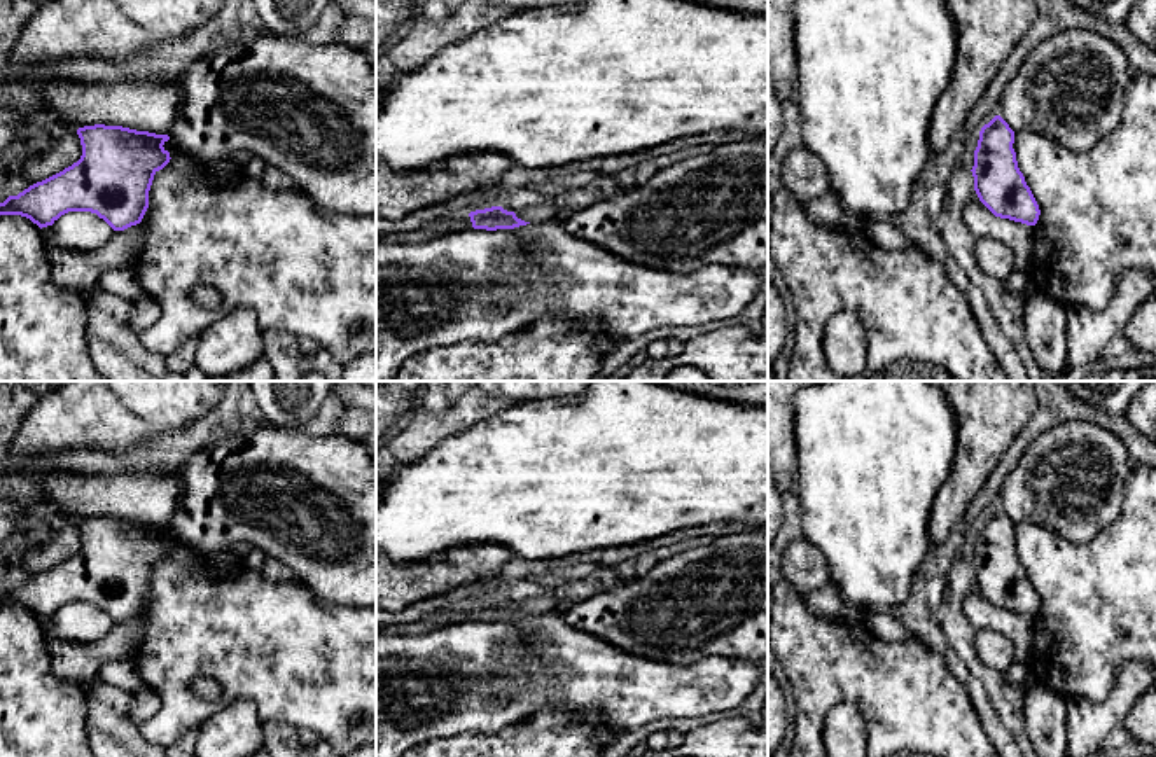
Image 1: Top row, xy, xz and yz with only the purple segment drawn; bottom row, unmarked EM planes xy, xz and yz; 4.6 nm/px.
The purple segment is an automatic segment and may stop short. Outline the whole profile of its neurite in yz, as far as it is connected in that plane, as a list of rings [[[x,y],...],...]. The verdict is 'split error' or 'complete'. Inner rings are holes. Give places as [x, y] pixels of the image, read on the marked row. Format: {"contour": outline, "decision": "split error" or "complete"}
{"contour": [[[995,115],[979,131],[974,150],[974,191],[979,201],[1000,219],[1035,226],[1039,205],[1018,168],[1014,131]]], "decision": "complete"}

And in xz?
{"contour": [[[502,206],[476,210],[470,212],[469,217],[474,229],[486,229],[486,231],[514,229],[530,224],[518,219],[514,212],[507,212]]], "decision": "complete"}

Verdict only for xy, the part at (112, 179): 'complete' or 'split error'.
complete

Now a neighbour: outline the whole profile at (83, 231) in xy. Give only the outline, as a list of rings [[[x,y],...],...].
[[[68,212],[52,224],[49,250],[65,248],[75,252],[94,252],[107,245],[114,229],[91,212]]]

